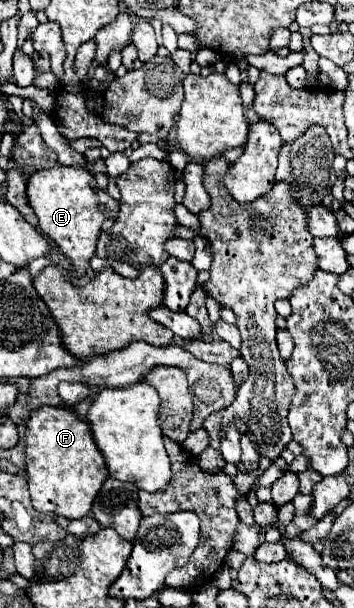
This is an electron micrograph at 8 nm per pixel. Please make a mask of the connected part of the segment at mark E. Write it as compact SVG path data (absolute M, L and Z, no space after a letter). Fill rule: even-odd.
M56 164L54 168L34 170L28 178L28 200L40 220L40 230L60 246L76 266L76 272L88 270L104 220L114 220L120 214L120 204L106 190L96 188L94 174L84 166Z

